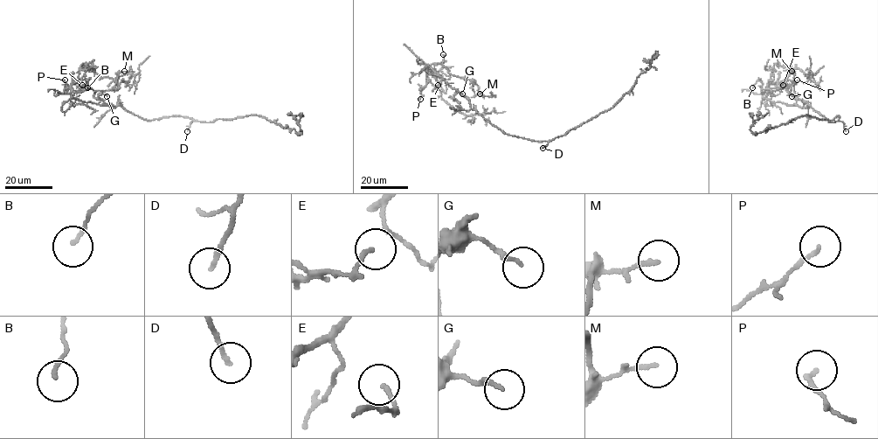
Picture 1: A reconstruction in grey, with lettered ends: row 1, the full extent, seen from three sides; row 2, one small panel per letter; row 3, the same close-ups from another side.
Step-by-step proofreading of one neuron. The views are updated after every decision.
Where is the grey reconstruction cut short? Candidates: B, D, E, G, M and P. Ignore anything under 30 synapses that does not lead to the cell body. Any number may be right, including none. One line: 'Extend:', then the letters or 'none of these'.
Extend: none of these

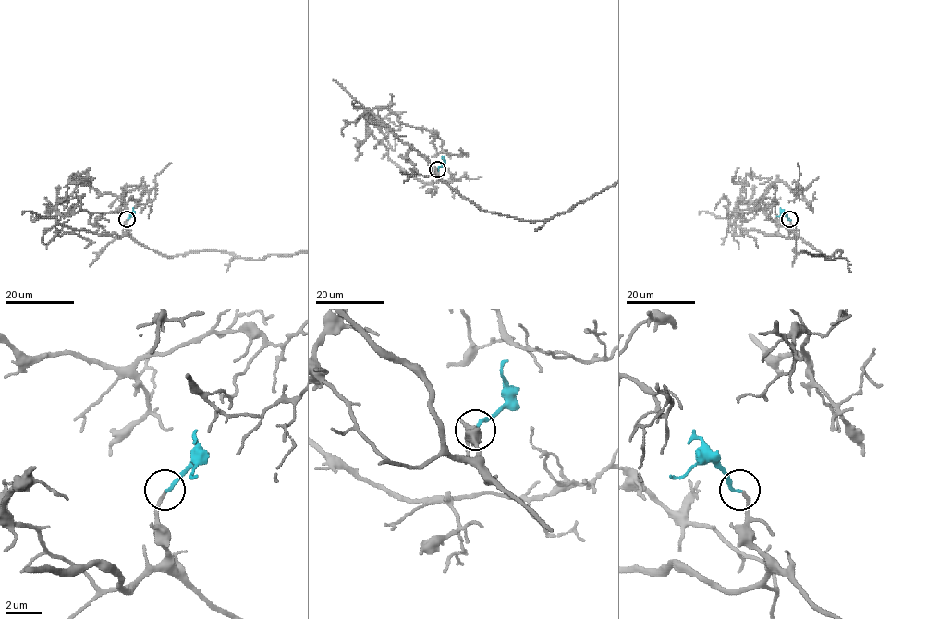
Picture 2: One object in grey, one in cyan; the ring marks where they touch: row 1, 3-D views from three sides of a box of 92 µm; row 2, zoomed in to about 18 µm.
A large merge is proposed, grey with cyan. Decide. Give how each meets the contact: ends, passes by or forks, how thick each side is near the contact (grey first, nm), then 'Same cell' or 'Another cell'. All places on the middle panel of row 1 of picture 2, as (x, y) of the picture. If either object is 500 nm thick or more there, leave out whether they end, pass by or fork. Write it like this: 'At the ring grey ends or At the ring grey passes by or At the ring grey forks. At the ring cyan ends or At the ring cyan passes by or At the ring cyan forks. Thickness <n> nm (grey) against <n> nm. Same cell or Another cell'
At the ring grey ends. At the ring cyan ends. Thickness 190 nm (grey) against 180 nm. Same cell

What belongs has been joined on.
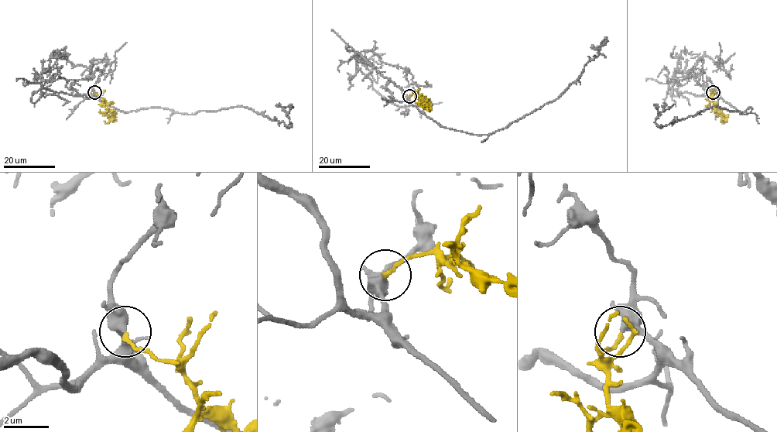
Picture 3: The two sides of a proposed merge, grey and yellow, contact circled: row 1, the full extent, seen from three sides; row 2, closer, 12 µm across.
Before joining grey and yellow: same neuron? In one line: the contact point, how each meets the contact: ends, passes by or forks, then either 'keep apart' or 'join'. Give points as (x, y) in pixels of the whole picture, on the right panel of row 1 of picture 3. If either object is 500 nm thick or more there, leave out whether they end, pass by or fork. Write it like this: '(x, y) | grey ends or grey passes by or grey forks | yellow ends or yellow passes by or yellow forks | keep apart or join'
(713, 92) | grey passes by | yellow ends | keep apart

